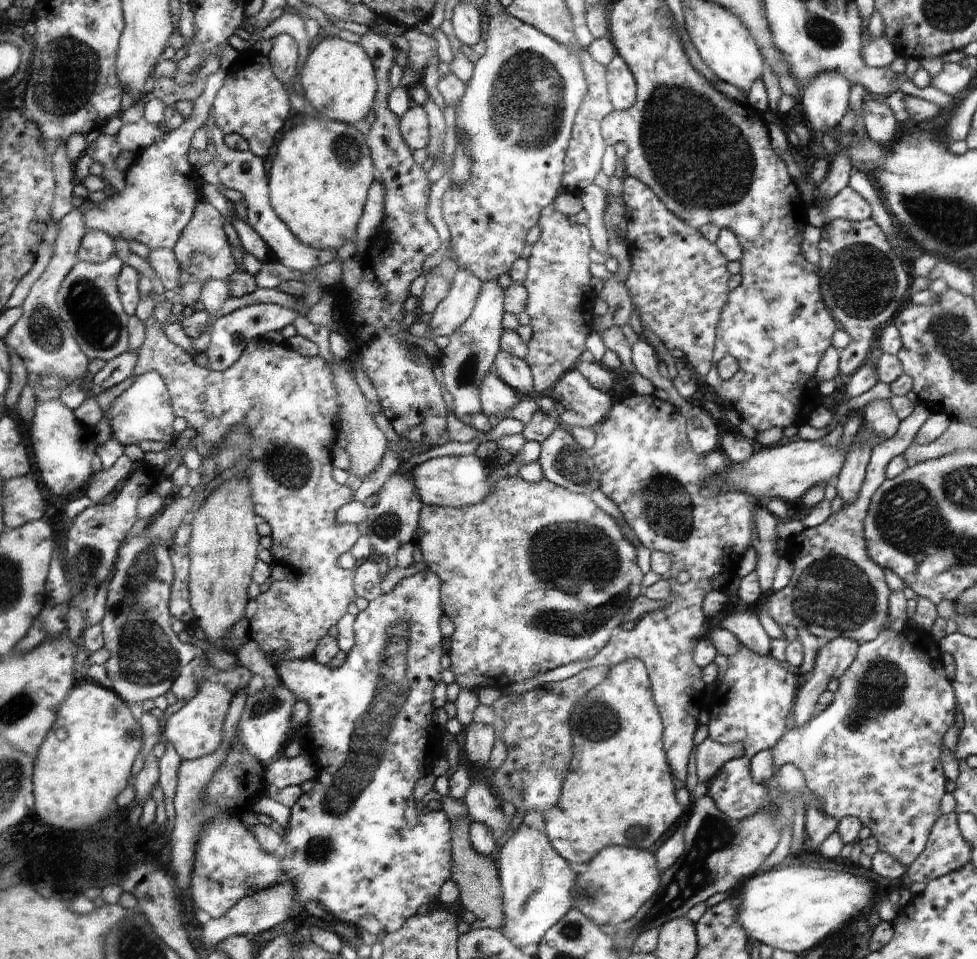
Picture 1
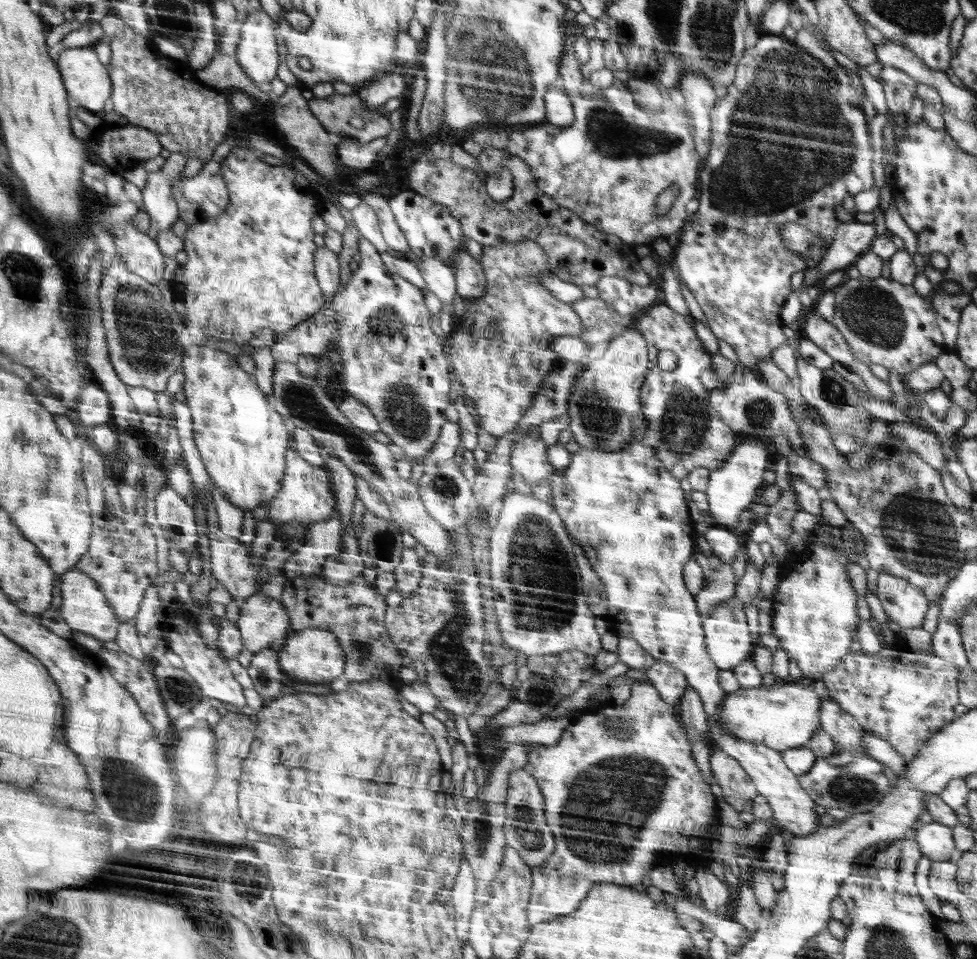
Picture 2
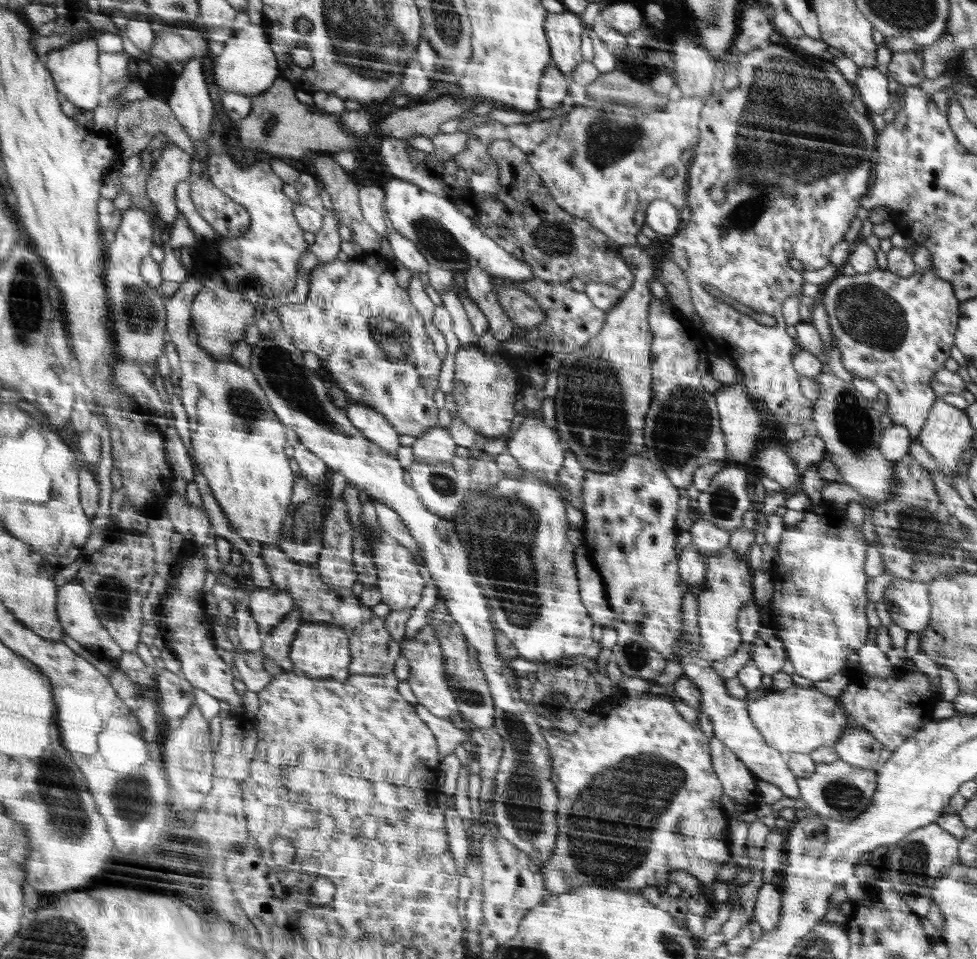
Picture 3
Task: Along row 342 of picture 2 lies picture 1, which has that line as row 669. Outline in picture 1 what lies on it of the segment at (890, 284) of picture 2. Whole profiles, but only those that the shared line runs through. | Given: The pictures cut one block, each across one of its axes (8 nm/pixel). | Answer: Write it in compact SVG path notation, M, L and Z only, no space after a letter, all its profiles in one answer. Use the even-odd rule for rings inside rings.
M906 626L898 634L890 633L889 628L879 632L879 635L870 642L859 645L856 658L851 662L850 666L843 672L839 678L839 688L833 693L834 698L825 709L818 712L803 726L802 729L788 730L784 740L780 740L775 748L771 750L773 755L773 766L780 767L787 763L794 764L804 774L808 793L814 794L820 802L822 814L836 819L843 820L845 817L855 817L864 827L868 827L873 837L879 845L878 851L889 853L896 860L900 861L907 868L909 864L915 862L919 855L926 850L927 840L931 836L936 822L940 818L940 798L944 796L944 786L946 786L946 778L941 763L941 746L943 744L944 733L954 724L954 710L956 710L956 701L954 698L955 690L952 690L952 682L948 680L944 666L942 666L942 658L938 652L938 644L930 634L918 634L916 630L910 630L910 626Z

